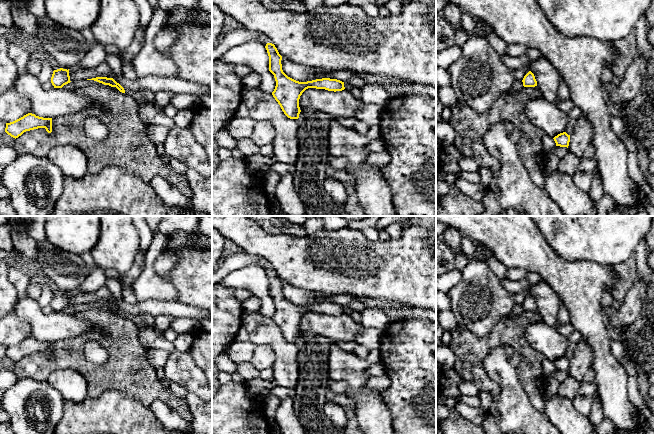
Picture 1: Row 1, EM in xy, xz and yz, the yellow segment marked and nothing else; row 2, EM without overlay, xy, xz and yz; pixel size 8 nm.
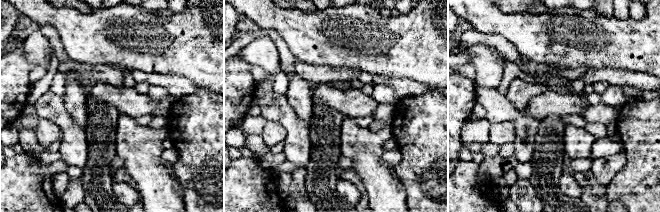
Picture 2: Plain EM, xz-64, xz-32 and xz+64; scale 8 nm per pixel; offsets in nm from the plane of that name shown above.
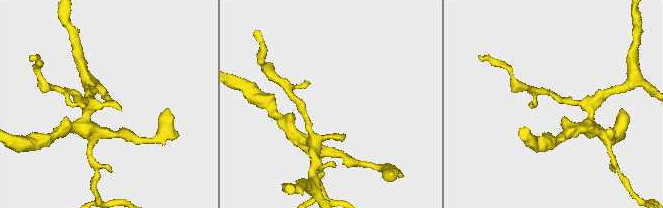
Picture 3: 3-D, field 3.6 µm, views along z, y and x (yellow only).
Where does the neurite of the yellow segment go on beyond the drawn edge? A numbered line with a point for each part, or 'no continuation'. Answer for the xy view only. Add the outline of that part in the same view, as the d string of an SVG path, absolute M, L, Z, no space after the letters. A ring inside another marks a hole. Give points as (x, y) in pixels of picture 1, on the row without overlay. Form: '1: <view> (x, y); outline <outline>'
no continuation

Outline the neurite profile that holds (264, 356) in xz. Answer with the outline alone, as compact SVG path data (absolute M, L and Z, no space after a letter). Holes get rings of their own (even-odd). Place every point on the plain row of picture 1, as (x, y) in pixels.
M256 345L251 363L259 371L273 367L275 364L273 348L268 345Z

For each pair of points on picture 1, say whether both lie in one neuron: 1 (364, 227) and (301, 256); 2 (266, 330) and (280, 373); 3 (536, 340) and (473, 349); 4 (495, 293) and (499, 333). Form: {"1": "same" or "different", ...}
{"1": "different", "2": "same", "3": "different", "4": "different"}

